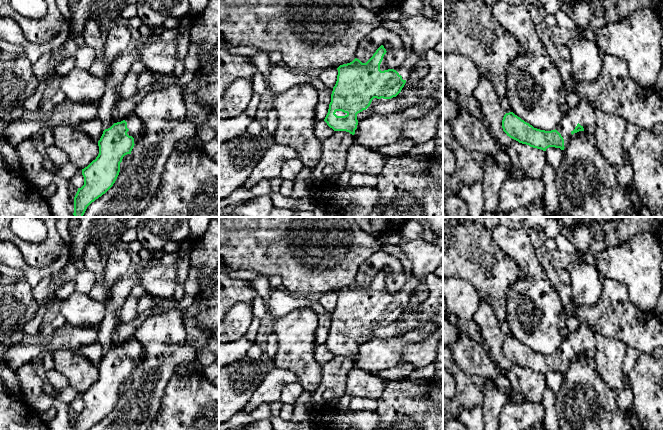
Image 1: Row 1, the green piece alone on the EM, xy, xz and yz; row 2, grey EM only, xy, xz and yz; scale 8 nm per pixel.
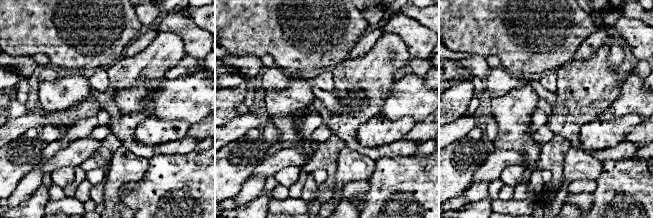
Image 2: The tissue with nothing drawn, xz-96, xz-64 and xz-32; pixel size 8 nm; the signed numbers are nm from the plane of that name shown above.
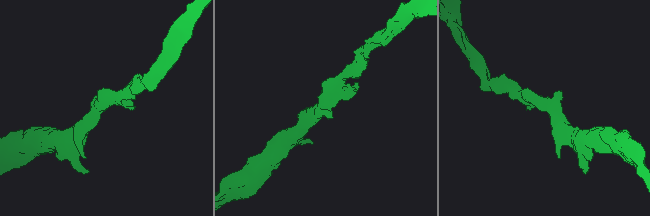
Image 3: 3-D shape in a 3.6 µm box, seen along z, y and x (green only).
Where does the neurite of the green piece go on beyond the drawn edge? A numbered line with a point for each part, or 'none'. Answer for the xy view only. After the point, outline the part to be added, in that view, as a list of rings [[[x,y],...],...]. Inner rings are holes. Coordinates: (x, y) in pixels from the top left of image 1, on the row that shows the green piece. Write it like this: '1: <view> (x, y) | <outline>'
1: xy (135, 125) | [[[134,111],[129,113],[124,120],[127,122],[127,128],[129,129],[127,134],[132,136],[134,138],[134,144],[137,144],[142,137],[142,131],[144,129],[143,121]]]

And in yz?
1: yz (583, 113) | [[[586,98],[579,99],[578,105],[563,115],[556,128],[564,139],[565,148],[570,143],[572,136],[575,135],[575,133],[572,135],[571,132],[578,123],[584,128],[585,134],[593,134],[597,127],[594,109]]]

